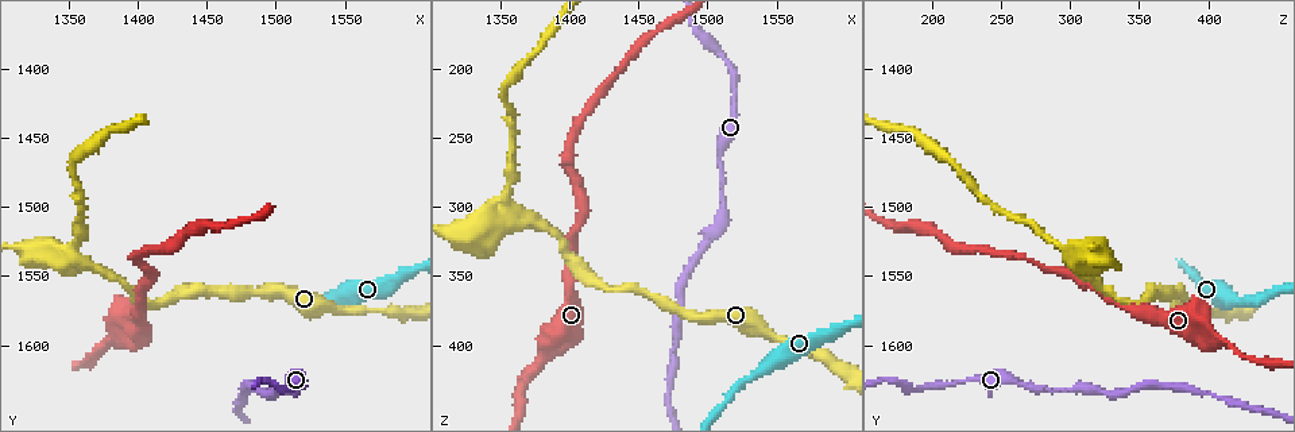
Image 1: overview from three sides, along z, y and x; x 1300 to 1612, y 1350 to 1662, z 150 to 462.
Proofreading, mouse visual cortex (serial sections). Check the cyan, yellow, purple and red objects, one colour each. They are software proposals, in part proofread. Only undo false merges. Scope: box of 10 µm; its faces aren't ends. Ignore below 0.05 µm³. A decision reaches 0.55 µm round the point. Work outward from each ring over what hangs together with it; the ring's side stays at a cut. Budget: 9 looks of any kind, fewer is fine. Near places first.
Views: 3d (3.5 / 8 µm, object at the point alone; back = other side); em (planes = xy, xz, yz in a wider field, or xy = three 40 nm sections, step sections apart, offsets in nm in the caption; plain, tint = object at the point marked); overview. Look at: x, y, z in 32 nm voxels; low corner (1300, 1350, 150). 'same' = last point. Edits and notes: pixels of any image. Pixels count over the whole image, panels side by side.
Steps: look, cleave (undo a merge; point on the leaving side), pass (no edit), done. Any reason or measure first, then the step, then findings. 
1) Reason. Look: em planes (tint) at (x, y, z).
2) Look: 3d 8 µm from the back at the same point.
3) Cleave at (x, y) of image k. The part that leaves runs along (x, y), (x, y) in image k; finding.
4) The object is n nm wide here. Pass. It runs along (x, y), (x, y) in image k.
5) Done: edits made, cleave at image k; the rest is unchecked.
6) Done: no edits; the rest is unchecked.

Sudden change in width. Look: 3d 3.5 µm at (1386, 1594, 404).

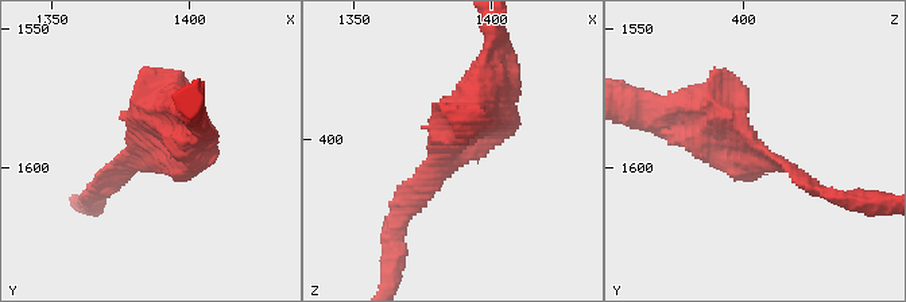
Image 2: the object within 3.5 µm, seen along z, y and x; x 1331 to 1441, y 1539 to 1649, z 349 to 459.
The arms are 150, 450 nm wide; shape alone is not enough. Look: em xy step 3 (tint) at (1385, 1593, 403).

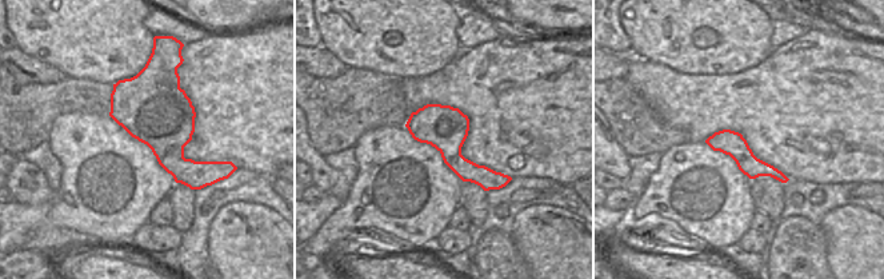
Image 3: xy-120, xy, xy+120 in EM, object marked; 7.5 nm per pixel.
Pass. It runs along (711, 140), (782, 178) in image 3; all the same cell.

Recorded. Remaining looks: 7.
Sudden change in width. Look: 3d 3.5 µm at (1362, 1542, 304).

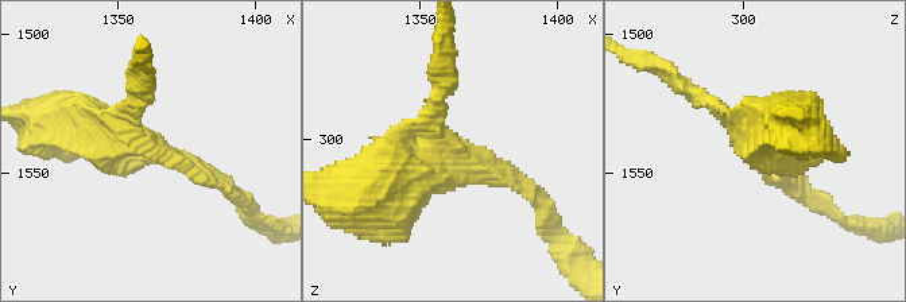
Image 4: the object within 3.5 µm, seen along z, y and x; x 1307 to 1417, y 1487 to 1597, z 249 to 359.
3 arms meet here; the arms are 200, 200, 600 nm wide. Look: em xy step 1 (tint) at (1362, 1541, 302).

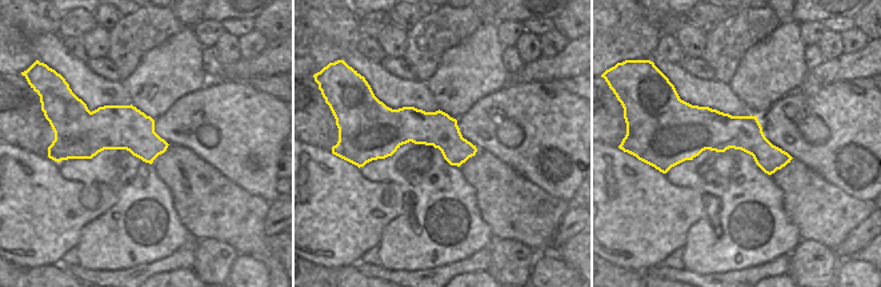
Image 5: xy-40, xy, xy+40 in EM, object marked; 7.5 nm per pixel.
Pass. It runs along (221, 182), (73, 119) in image 4; one cell here.

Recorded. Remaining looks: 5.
Look: 3d 3.5 µm at (1540, 1568, 420).

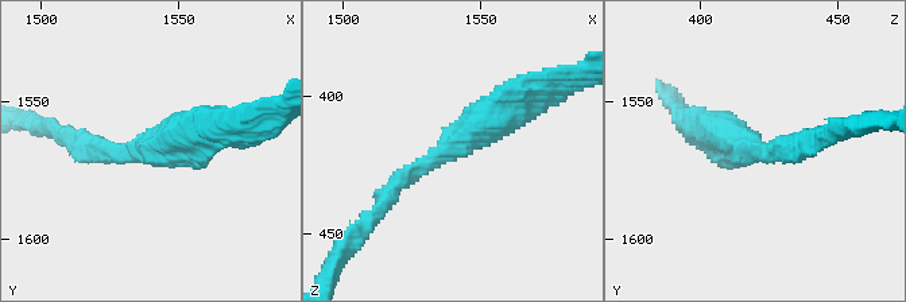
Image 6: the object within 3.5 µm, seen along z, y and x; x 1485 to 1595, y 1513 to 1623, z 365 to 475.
Now the EM. Look: em xy step 2 (tint) at (1540, 1567, 418).

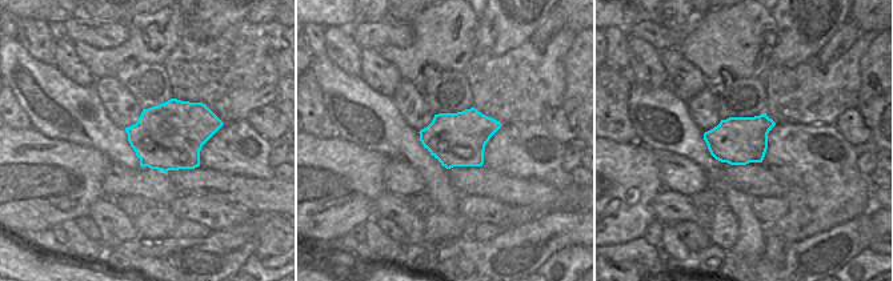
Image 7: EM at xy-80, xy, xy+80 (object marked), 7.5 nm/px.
The arms are 200, 400 nm wide. Pass. It runs along (521, 93), (417, 166), (384, 201) in image 6; continuous, no second cell.

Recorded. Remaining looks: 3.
Narrows sharply. Look: 3d 3.5 µm at (1476, 1636, 402).

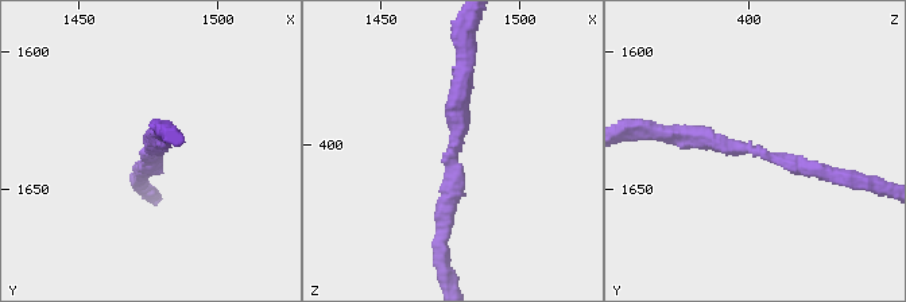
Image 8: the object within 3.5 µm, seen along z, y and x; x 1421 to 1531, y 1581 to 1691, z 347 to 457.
The arms are 200, 200 nm wide. Look: em xy step 5 (tint) at (1474, 1636, 404).

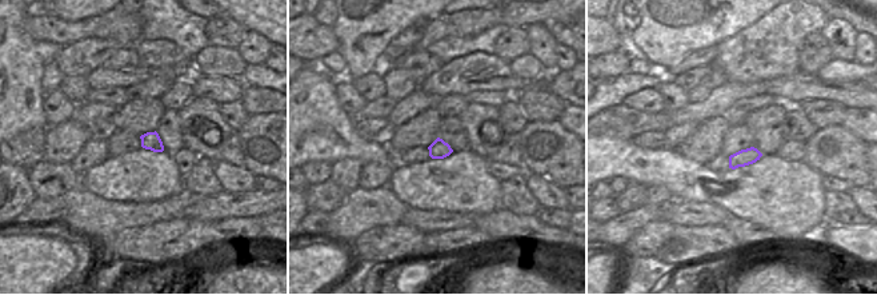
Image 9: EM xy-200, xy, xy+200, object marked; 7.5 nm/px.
Pass. It runs along (674, 134), (837, 174) in image 8; continuous, no second cell.

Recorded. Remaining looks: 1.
Done: no edits; the rest is unchecked.

